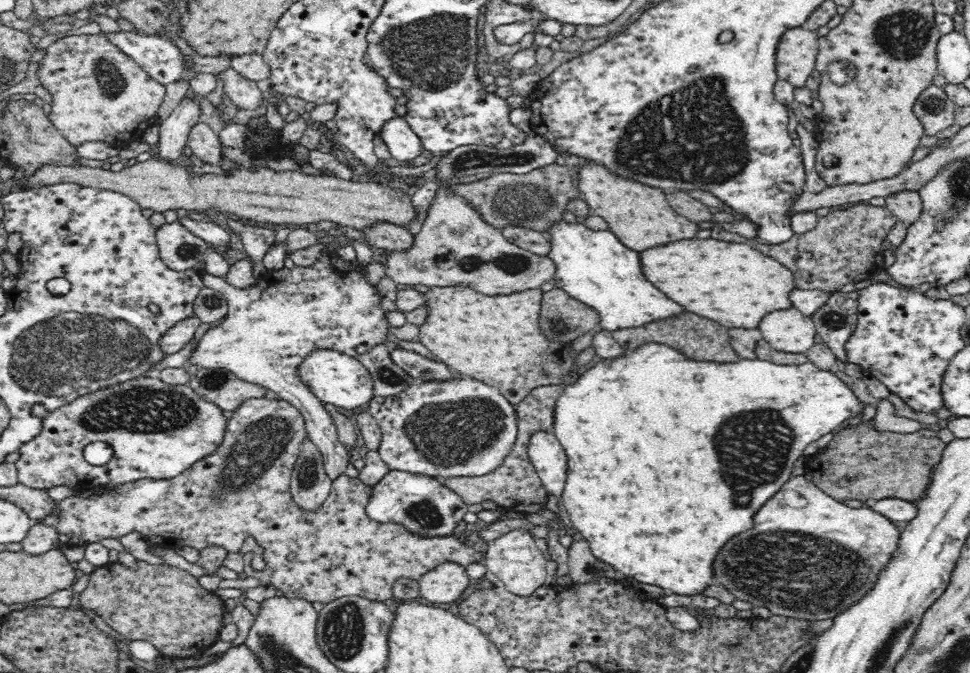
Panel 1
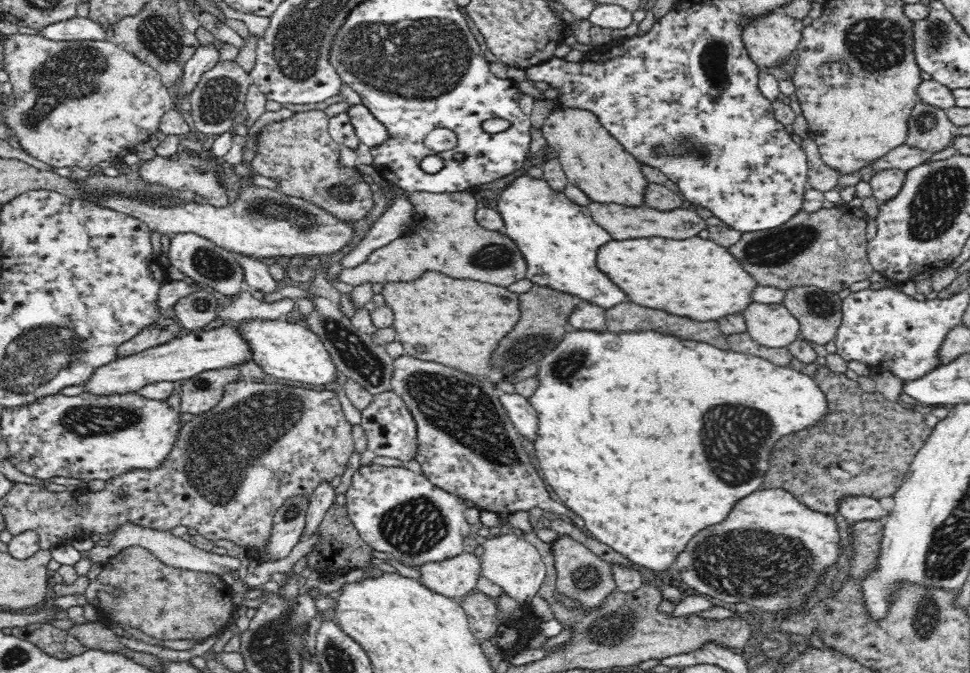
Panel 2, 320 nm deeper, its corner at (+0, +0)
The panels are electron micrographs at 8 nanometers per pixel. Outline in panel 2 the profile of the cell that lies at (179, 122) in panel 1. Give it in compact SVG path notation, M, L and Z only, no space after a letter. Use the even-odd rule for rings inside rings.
M218 40L219 43L200 44L196 48L196 52L188 59L184 66L184 78L179 82L180 93L188 93L194 90L199 79L212 70L220 61L220 45L224 42Z

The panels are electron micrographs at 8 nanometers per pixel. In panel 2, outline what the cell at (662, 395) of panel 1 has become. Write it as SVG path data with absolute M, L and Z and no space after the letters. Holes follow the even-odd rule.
M568 328L562 335L557 346L546 352L537 363L538 370L533 376L538 380L538 385L534 393L527 398L536 411L536 436L532 443L539 468L545 481L552 486L563 504L582 517L591 536L630 561L650 570L664 571L674 566L677 555L684 550L684 546L696 532L722 522L732 510L732 505L740 498L760 489L762 478L768 472L768 456L772 454L774 442L784 434L816 424L820 418L824 418L828 410L828 401L812 377L788 367L778 366L770 362L768 357L738 353L730 348L722 350L710 343L682 340L658 332ZM730 406L744 406L748 410L730 410Z

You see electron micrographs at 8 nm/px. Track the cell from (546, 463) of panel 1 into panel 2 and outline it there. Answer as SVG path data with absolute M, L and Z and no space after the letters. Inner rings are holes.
M505 392L498 398L516 430L526 436L528 440L534 440L534 436L536 436L536 411L530 401L516 392Z

